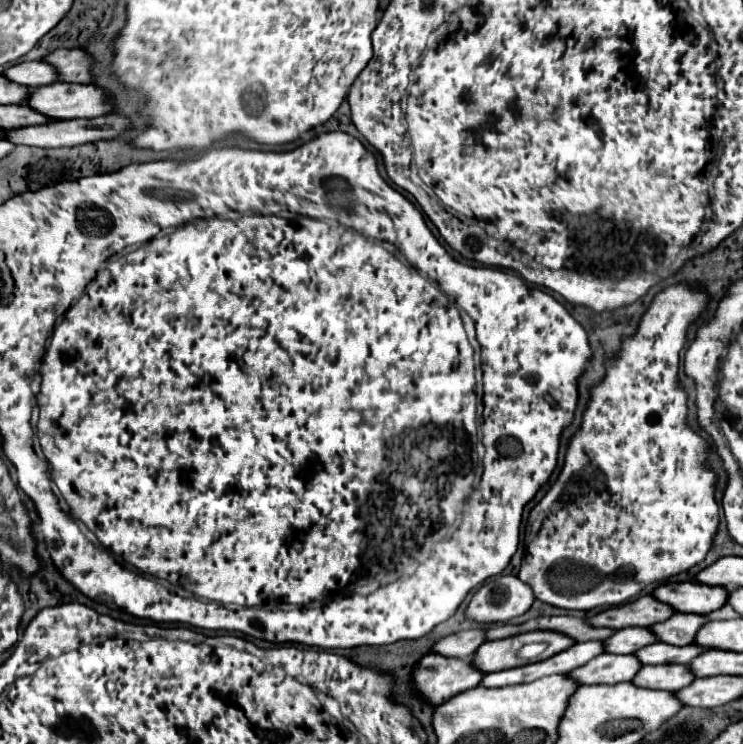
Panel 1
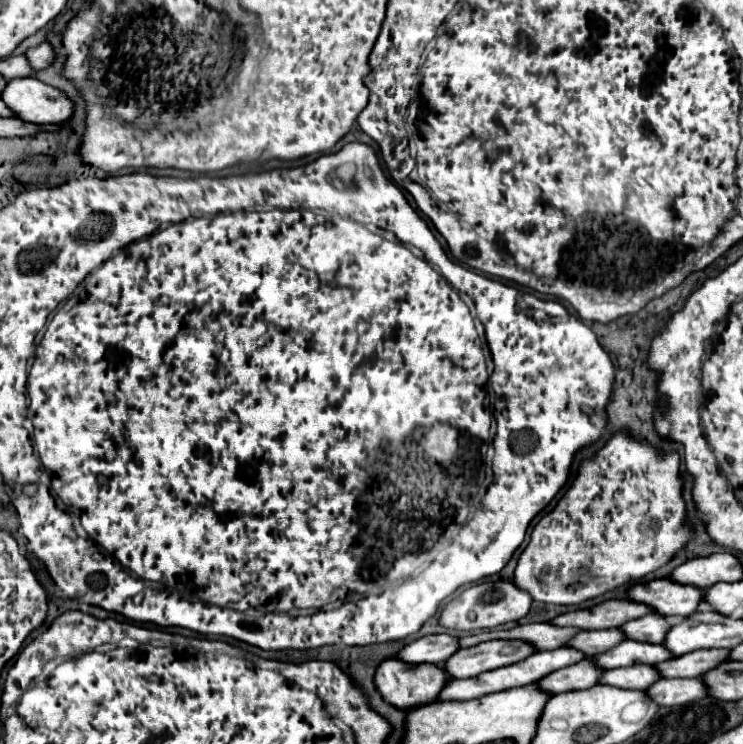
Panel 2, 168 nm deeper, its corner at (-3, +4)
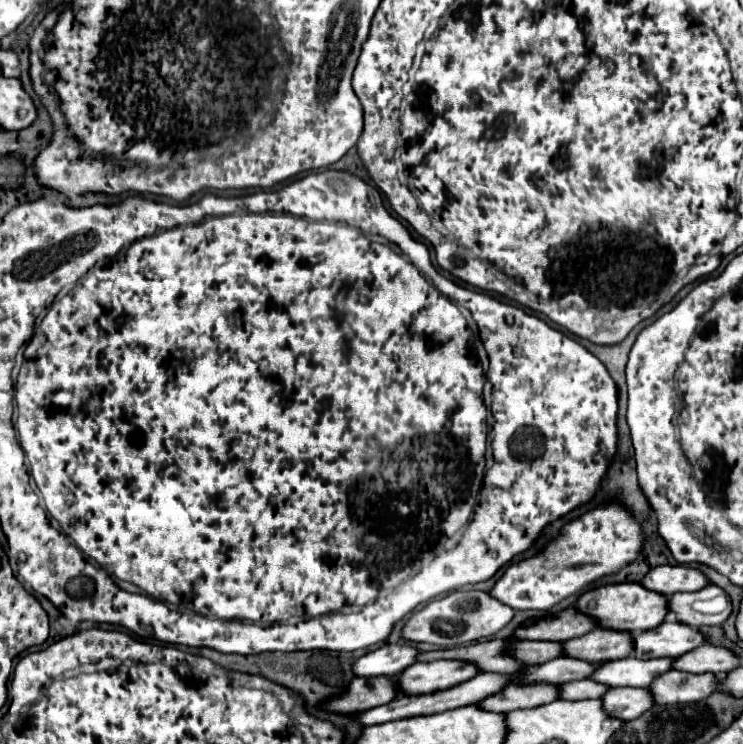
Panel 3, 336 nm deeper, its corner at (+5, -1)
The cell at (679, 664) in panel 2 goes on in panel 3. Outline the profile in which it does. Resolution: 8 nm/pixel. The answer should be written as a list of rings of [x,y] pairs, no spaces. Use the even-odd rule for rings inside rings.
[[[626,656],[620,660],[612,660],[600,664],[588,678],[606,686],[636,686],[648,688],[648,684],[668,672],[668,664],[672,658],[656,658],[656,660],[638,660],[634,656]]]

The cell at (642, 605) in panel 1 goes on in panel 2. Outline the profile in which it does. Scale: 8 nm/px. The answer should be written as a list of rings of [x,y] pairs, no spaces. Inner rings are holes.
[[[612,599],[604,601],[600,605],[594,605],[590,609],[582,611],[570,611],[566,615],[558,615],[552,623],[562,627],[580,627],[580,629],[612,629],[622,627],[624,623],[632,619],[640,619],[644,615],[652,613],[652,607],[644,603],[636,603],[632,599]]]

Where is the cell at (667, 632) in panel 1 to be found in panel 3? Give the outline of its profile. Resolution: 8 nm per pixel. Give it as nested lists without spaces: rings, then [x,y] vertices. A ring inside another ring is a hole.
[[[596,628],[580,638],[562,642],[562,654],[590,664],[618,660],[622,656],[632,654],[632,636],[628,632],[612,632]]]

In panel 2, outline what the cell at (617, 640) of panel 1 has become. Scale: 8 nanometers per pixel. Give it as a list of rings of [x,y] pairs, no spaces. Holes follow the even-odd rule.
[[[602,629],[602,631],[582,631],[582,635],[576,635],[570,647],[580,647],[586,655],[600,655],[616,647],[618,643],[626,641],[628,637],[624,635],[622,629]]]

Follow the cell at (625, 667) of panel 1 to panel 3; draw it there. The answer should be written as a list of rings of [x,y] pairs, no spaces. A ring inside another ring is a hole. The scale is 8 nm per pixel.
[[[508,684],[508,688],[476,702],[478,708],[486,712],[496,712],[496,714],[508,714],[512,710],[522,710],[522,708],[536,708],[540,704],[548,704],[556,700],[558,686],[554,684],[536,684],[536,688],[524,688],[516,684]]]

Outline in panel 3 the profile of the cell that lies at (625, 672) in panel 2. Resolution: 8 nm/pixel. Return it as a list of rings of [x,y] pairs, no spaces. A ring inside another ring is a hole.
[[[576,680],[558,686],[558,700],[584,700],[584,698],[600,698],[608,686],[596,684],[594,680]]]

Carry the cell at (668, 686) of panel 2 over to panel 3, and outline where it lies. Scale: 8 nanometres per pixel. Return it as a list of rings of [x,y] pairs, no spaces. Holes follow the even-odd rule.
[[[608,688],[600,700],[604,712],[618,720],[634,720],[654,706],[646,688]]]

